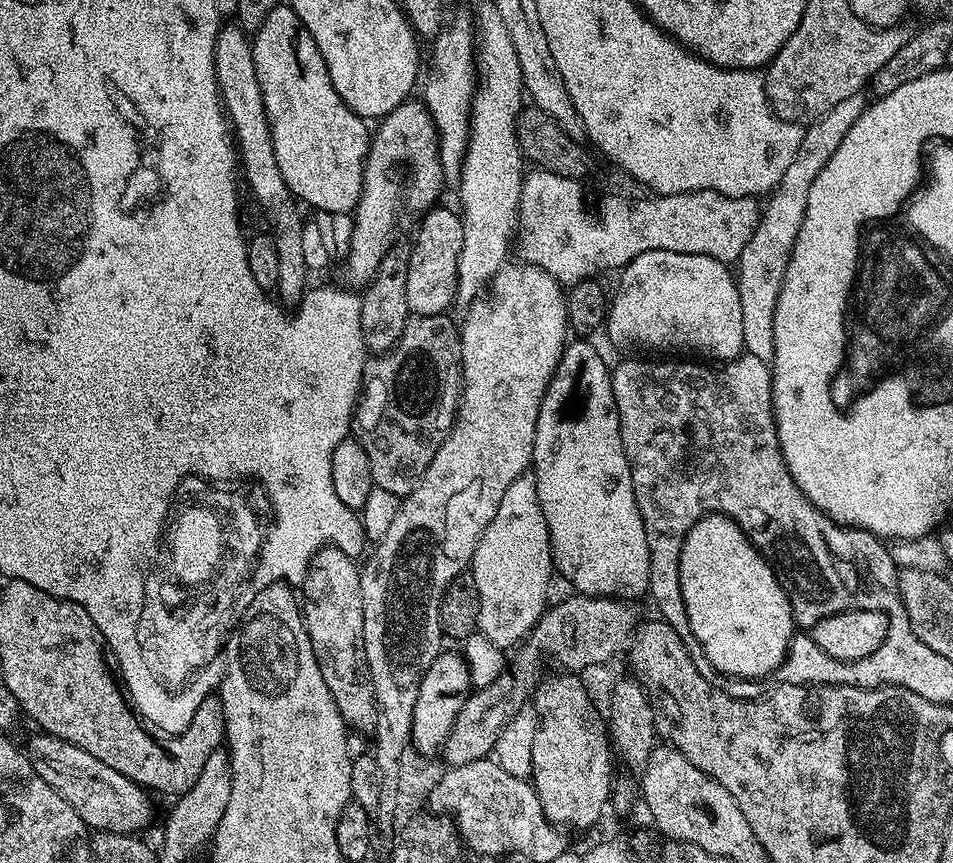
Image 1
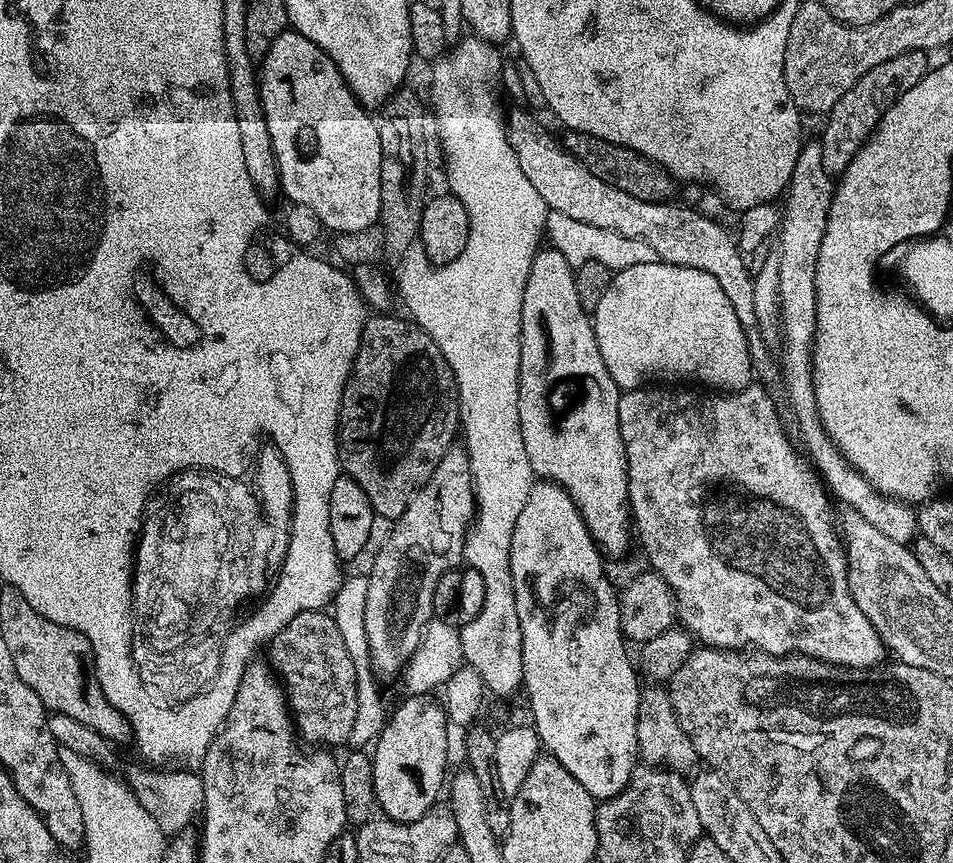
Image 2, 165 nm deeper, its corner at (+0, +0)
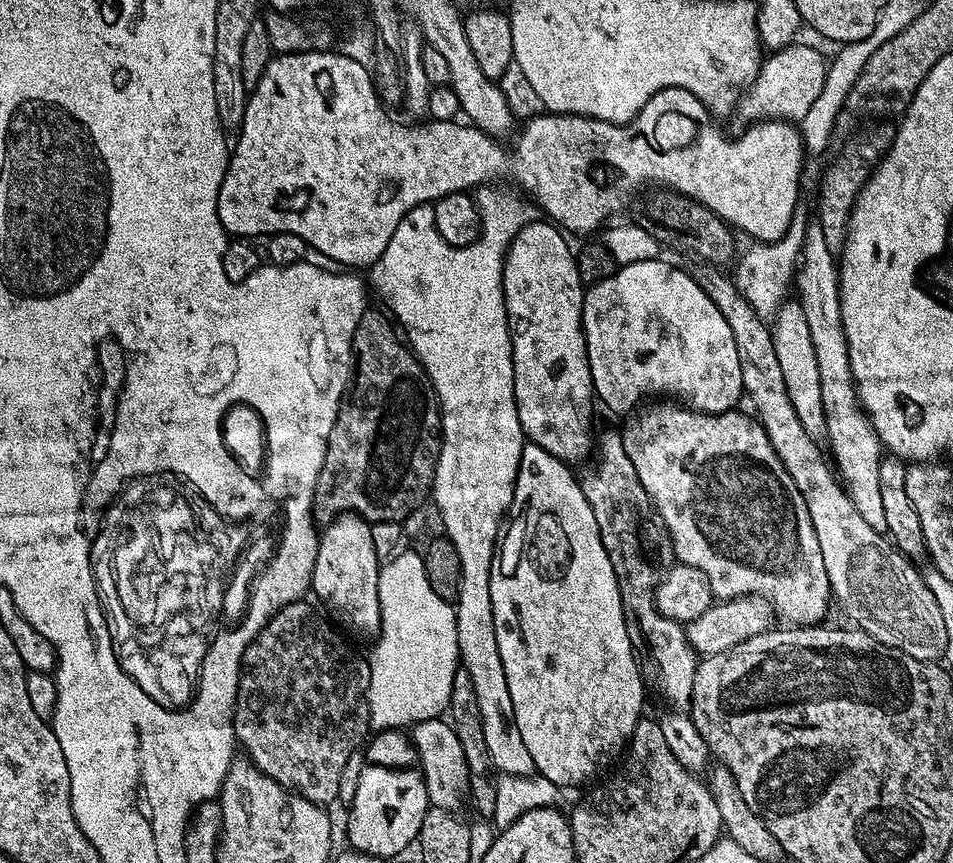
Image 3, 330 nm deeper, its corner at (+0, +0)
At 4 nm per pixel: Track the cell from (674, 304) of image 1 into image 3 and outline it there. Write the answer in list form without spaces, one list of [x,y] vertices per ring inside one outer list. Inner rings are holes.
[[[664,258],[647,260],[646,262],[634,262],[617,267],[610,278],[602,282],[591,285],[584,293],[584,309],[582,310],[582,322],[584,323],[584,337],[586,338],[586,354],[590,362],[590,374],[592,375],[592,390],[597,401],[600,400],[612,412],[624,412],[628,414],[633,411],[645,398],[671,398],[681,405],[687,406],[694,412],[709,412],[718,414],[719,412],[730,412],[737,407],[736,404],[745,395],[744,383],[742,382],[742,362],[738,362],[738,346],[734,342],[734,334],[730,330],[730,322],[714,306],[714,302],[702,290],[702,286],[697,282],[695,275],[683,272],[680,268],[675,268],[672,264],[667,264]]]

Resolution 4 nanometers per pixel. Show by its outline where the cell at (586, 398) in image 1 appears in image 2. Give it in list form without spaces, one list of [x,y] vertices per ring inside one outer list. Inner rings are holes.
[[[541,247],[530,266],[530,278],[526,278],[526,290],[522,294],[518,402],[522,442],[526,442],[526,454],[533,473],[563,486],[574,506],[578,506],[596,547],[609,557],[622,555],[628,543],[634,540],[634,525],[628,507],[628,463],[618,426],[621,391],[614,378],[610,378],[610,370],[606,370],[602,354],[598,354],[589,309],[578,302],[572,264],[566,262],[556,248]]]

